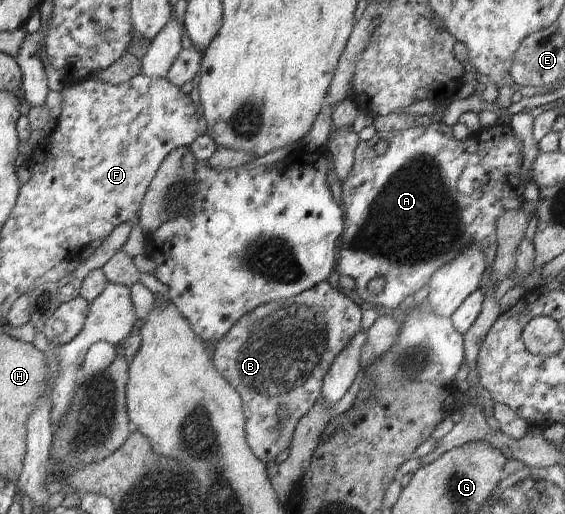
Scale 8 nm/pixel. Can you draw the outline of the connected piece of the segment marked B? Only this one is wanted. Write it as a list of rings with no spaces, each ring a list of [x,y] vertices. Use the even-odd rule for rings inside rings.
[[[326,281],[314,287],[309,287],[307,290],[301,291],[298,295],[272,300],[271,302],[255,307],[251,312],[244,314],[239,321],[228,330],[227,335],[219,339],[218,343],[211,348],[211,358],[213,359],[216,371],[240,394],[242,411],[246,420],[247,442],[250,449],[254,452],[254,455],[260,459],[260,461],[266,464],[268,461],[276,459],[284,449],[288,449],[288,447],[291,446],[293,433],[298,420],[303,415],[306,415],[306,413],[312,409],[316,400],[321,397],[323,377],[326,375],[328,369],[330,369],[334,358],[347,346],[350,338],[362,329],[360,326],[362,312],[363,309],[361,309],[356,302],[343,293],[340,293],[340,291],[336,290],[336,287],[332,287],[332,285]],[[282,405],[287,408],[287,414],[280,415],[280,413],[278,413],[278,409],[280,409]]]

